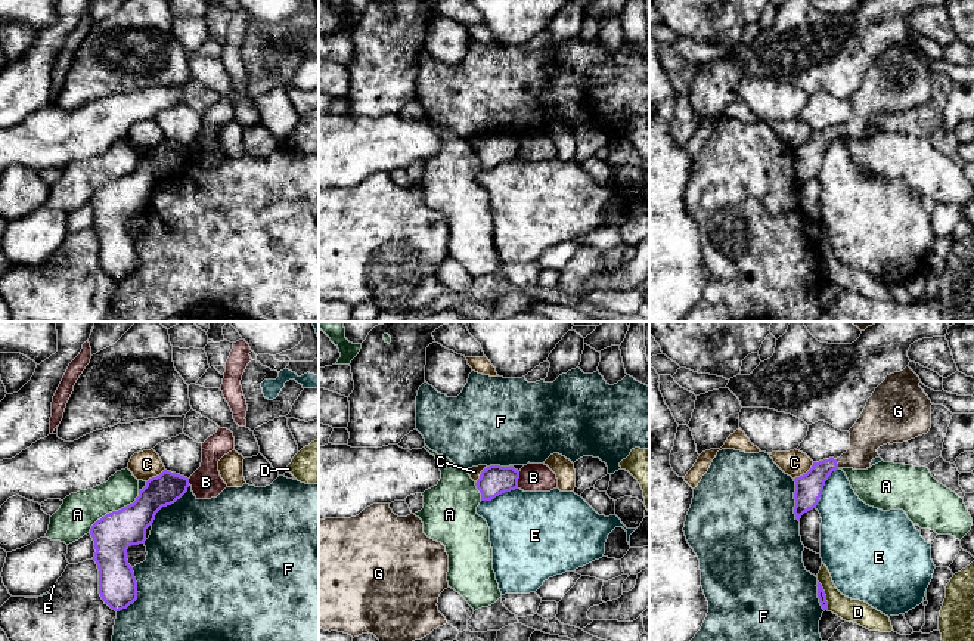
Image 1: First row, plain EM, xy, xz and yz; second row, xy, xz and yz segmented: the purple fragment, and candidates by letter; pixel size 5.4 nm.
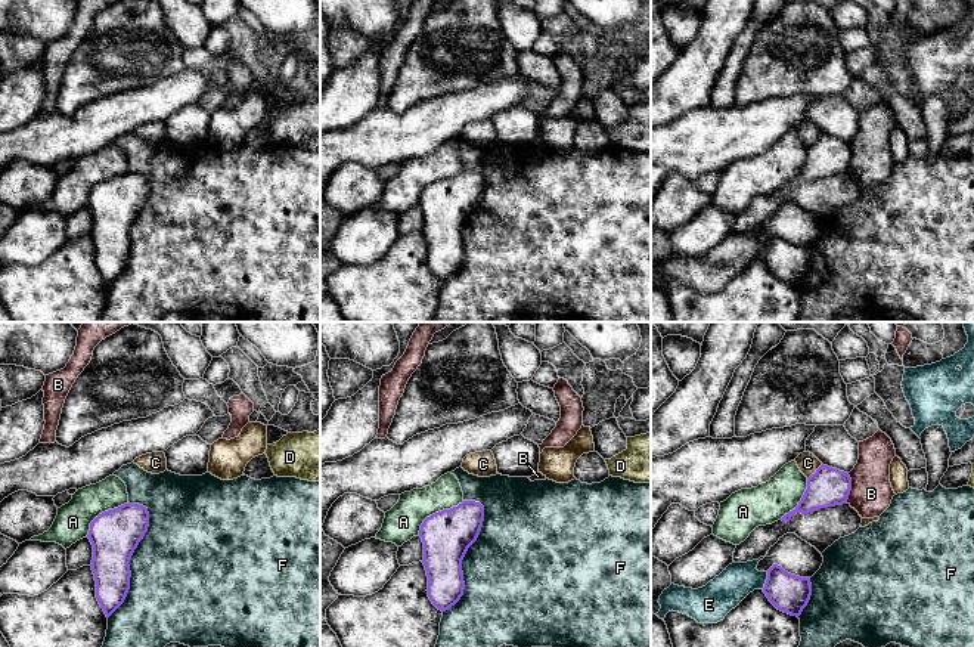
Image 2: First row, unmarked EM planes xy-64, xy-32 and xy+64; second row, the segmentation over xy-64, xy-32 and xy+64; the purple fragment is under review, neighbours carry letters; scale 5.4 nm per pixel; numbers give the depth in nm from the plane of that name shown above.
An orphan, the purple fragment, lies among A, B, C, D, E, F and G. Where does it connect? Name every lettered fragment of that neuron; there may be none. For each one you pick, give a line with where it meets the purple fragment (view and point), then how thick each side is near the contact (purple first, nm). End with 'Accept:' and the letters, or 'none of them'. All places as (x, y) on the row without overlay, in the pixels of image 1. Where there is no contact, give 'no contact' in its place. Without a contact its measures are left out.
G: meets purple in yz at (837, 133); 150 nm thick on the purple side, 190 nm on the other
Accept: G

